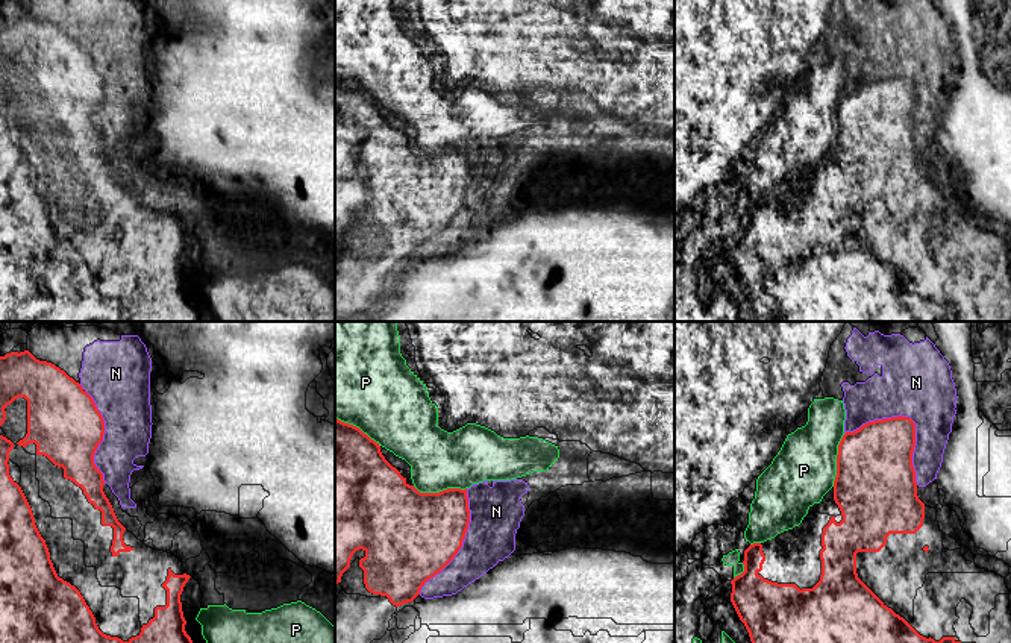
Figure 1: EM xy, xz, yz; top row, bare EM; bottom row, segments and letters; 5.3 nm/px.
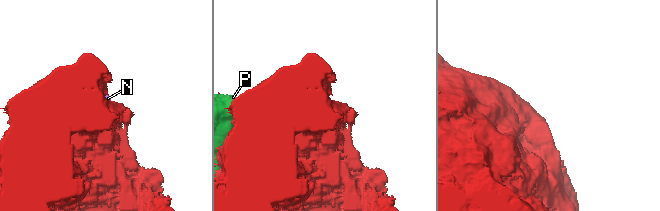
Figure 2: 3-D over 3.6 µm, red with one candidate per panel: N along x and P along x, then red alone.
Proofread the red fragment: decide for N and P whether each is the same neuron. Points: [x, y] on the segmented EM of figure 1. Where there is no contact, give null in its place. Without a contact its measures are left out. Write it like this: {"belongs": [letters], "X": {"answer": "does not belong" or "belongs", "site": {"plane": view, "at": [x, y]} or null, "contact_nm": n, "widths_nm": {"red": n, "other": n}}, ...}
{"belongs": ["N"], "N": {"answer": "belongs", "site": {"plane": "yz", "at": [910, 419]}, "contact_nm": 480, "widths_nm": {"red": 360, "other": 380}}, "P": {"answer": "does not belong", "site": {"plane": "xz", "at": [440, 492]}, "contact_nm": 280, "widths_nm": {"red": 440, "other": 320}}}

